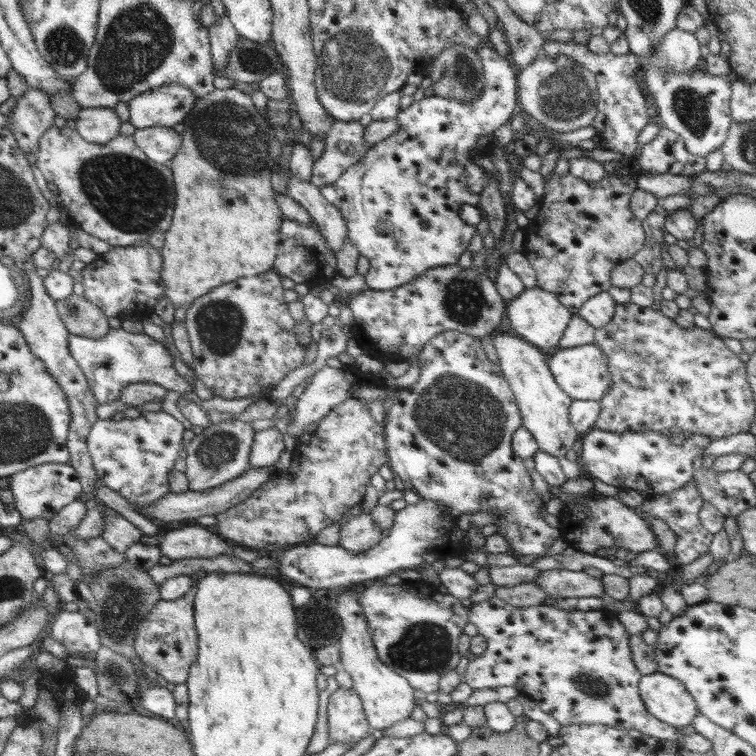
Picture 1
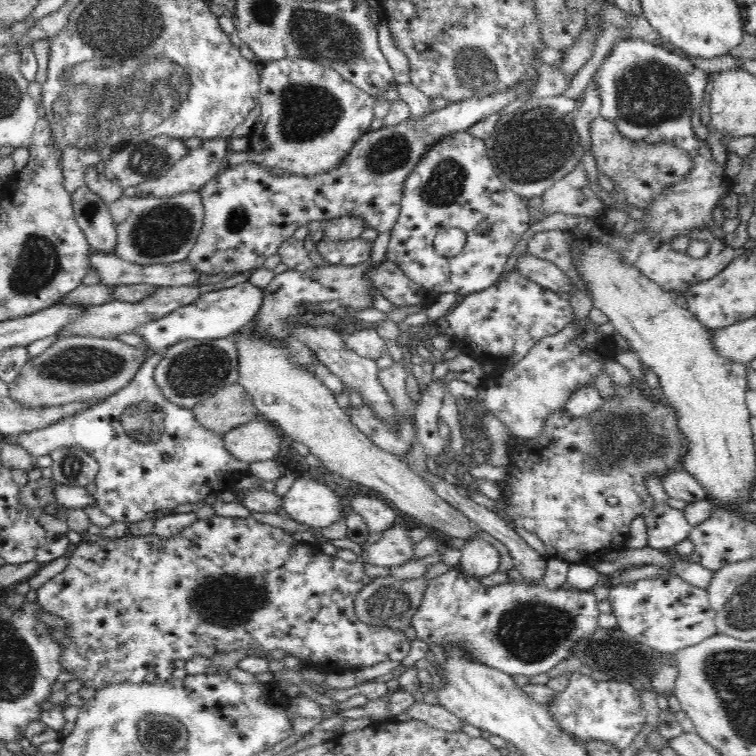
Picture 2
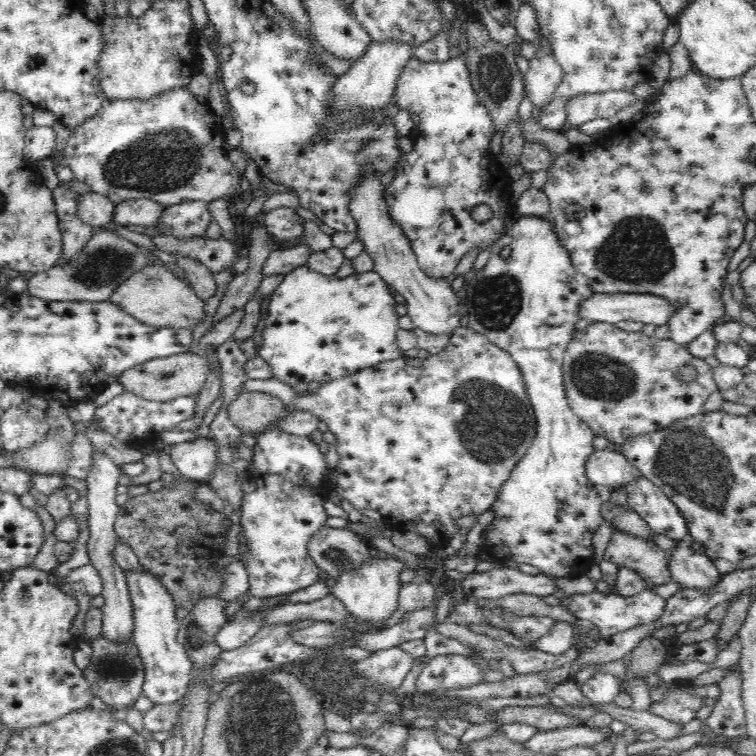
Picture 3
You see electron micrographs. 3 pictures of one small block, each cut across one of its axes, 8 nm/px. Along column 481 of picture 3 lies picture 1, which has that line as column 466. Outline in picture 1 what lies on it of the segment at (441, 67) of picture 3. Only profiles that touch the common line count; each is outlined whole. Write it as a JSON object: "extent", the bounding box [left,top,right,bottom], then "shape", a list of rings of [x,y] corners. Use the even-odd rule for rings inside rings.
{"extent":[320,41,518,290],"shape":[[[482,41],[476,52],[482,60],[486,83],[475,100],[463,104],[458,100],[431,95],[412,102],[397,114],[398,131],[372,145],[336,182],[320,187],[324,198],[341,212],[347,226],[347,238],[364,258],[368,258],[370,268],[364,280],[372,290],[392,290],[396,286],[410,284],[430,268],[457,264],[476,234],[476,226],[468,225],[460,217],[462,204],[475,206],[480,210],[482,219],[487,219],[480,206],[480,194],[490,184],[488,178],[497,179],[491,171],[476,164],[470,154],[481,152],[476,148],[480,136],[493,134],[502,124],[511,121],[516,108],[518,71],[509,59],[500,56],[487,42]]]}

